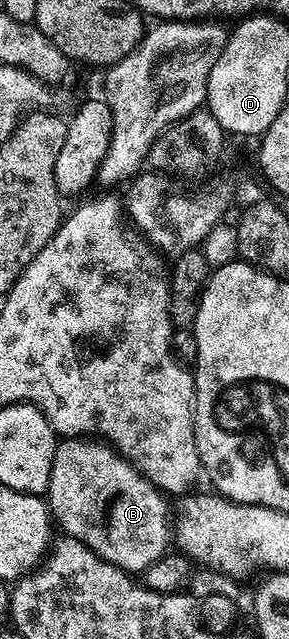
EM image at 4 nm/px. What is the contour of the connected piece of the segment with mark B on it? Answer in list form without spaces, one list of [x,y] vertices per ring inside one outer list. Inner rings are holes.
[[[95,437],[60,438],[55,445],[53,469],[49,473],[49,485],[47,486],[45,502],[53,516],[54,522],[58,524],[58,526],[59,523],[63,526],[62,534],[64,536],[76,539],[82,543],[91,537],[91,533],[89,533],[85,527],[87,527],[87,523],[89,523],[89,517],[95,517],[95,501],[105,501],[105,503],[107,503],[107,507],[111,509],[111,515],[113,515],[113,535],[107,535],[107,525],[105,525],[105,529],[97,529],[97,531],[95,531],[95,535],[93,535],[93,541],[95,541],[95,545],[97,545],[97,547],[94,547],[92,552],[100,555],[105,562],[117,565],[121,568],[121,570],[128,573],[142,573],[147,570],[149,565],[156,563],[162,555],[168,554],[170,547],[167,546],[169,546],[170,543],[172,546],[173,543],[173,515],[170,515],[170,513],[167,512],[167,502],[169,502],[168,496],[164,494],[164,492],[160,491],[159,488],[155,487],[150,480],[146,479],[145,476],[143,476],[143,474],[140,473],[140,471],[132,465],[127,458],[125,458],[125,456],[119,454],[119,452],[115,450],[114,446],[108,445],[106,442],[100,441]]]

